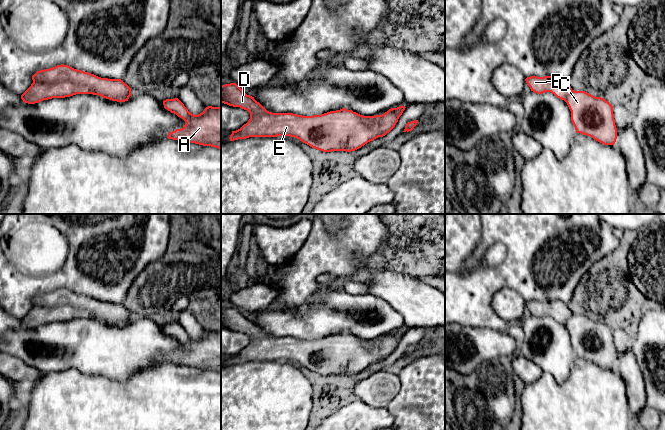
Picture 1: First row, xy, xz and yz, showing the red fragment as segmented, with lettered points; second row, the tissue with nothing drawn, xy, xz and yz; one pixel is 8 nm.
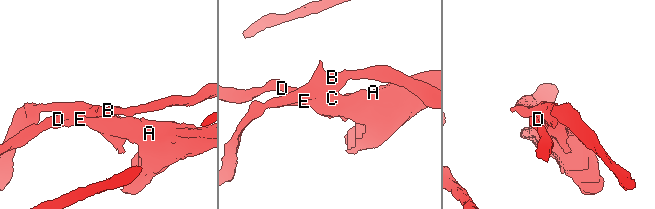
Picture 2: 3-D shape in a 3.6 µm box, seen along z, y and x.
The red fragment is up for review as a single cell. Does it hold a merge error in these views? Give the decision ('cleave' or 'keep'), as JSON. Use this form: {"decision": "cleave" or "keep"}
{"decision": "keep"}

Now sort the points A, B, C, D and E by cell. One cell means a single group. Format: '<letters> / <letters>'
A B C D E

